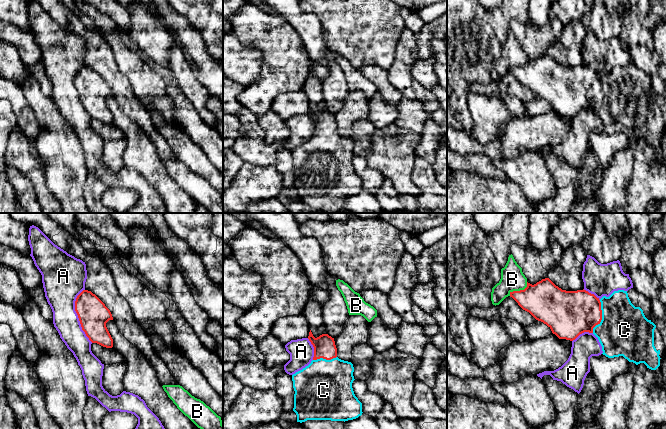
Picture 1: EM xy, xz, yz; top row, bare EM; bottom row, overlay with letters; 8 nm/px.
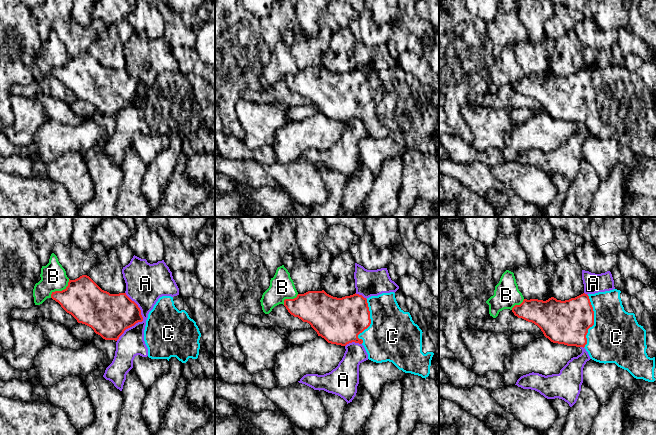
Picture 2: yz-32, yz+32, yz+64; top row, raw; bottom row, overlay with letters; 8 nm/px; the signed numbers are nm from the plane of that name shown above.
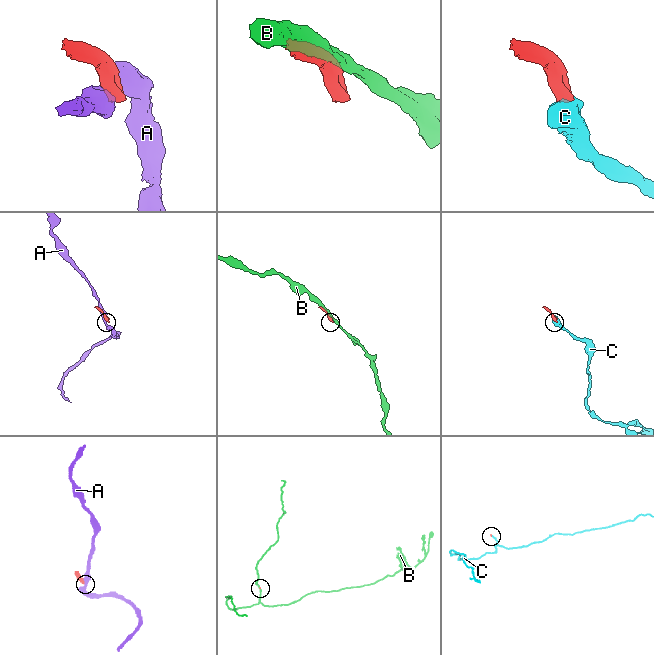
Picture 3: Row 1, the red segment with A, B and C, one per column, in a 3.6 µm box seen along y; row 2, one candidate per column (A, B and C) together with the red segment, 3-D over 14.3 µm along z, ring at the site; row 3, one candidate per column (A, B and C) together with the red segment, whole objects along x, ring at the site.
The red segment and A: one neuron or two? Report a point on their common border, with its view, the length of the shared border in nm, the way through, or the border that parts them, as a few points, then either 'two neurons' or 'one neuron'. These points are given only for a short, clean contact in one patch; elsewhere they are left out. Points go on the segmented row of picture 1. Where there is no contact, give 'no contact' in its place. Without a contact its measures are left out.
contact xy (78, 316); length 440 nm; two neurons

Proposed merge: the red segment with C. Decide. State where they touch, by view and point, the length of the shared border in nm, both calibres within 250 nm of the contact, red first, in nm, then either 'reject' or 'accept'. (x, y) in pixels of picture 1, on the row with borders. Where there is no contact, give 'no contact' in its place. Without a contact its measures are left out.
yz (601, 316) | 280 nm | 360/400 nm | accept

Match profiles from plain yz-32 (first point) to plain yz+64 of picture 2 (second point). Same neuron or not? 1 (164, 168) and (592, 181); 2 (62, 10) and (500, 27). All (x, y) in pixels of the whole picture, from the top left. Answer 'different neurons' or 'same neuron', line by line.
1: different neurons
2: same neuron

